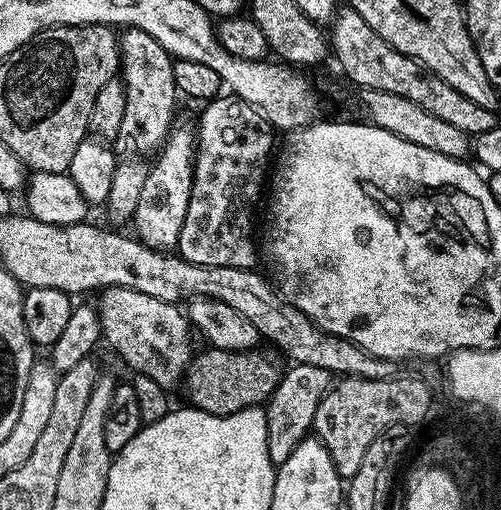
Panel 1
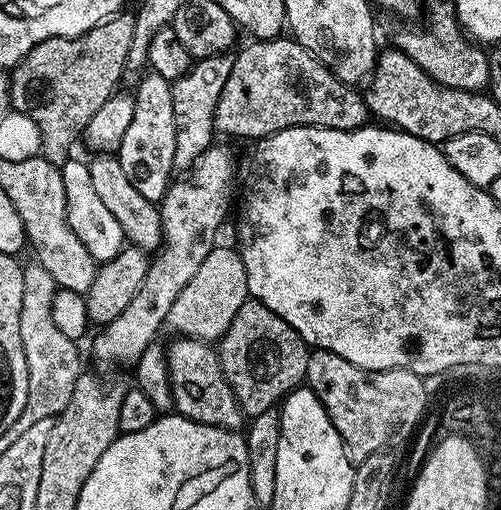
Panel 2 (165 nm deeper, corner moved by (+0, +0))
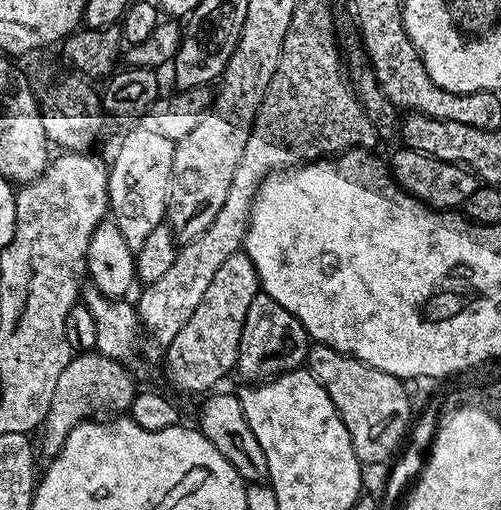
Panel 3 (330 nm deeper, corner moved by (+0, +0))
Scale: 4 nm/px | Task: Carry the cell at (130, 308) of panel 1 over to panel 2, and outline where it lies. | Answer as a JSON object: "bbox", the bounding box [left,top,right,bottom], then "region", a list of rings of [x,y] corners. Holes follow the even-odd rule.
{"bbox":[166,338,246,429],"region":[[[176,338],[173,341],[172,345],[167,345],[166,355],[175,411],[206,426],[243,429],[246,417],[230,382],[226,382],[226,374],[220,365],[219,351],[211,343],[195,338]]]}

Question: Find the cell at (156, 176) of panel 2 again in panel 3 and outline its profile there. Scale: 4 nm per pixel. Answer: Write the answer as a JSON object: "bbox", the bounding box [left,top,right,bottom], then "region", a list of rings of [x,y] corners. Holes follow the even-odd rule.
{"bbox":[108,126,175,250],"region":[[[151,126],[136,128],[116,148],[116,157],[108,169],[108,207],[110,220],[122,232],[133,250],[140,248],[154,226],[165,223],[168,211],[168,187],[172,177],[175,143],[158,134]]]}

